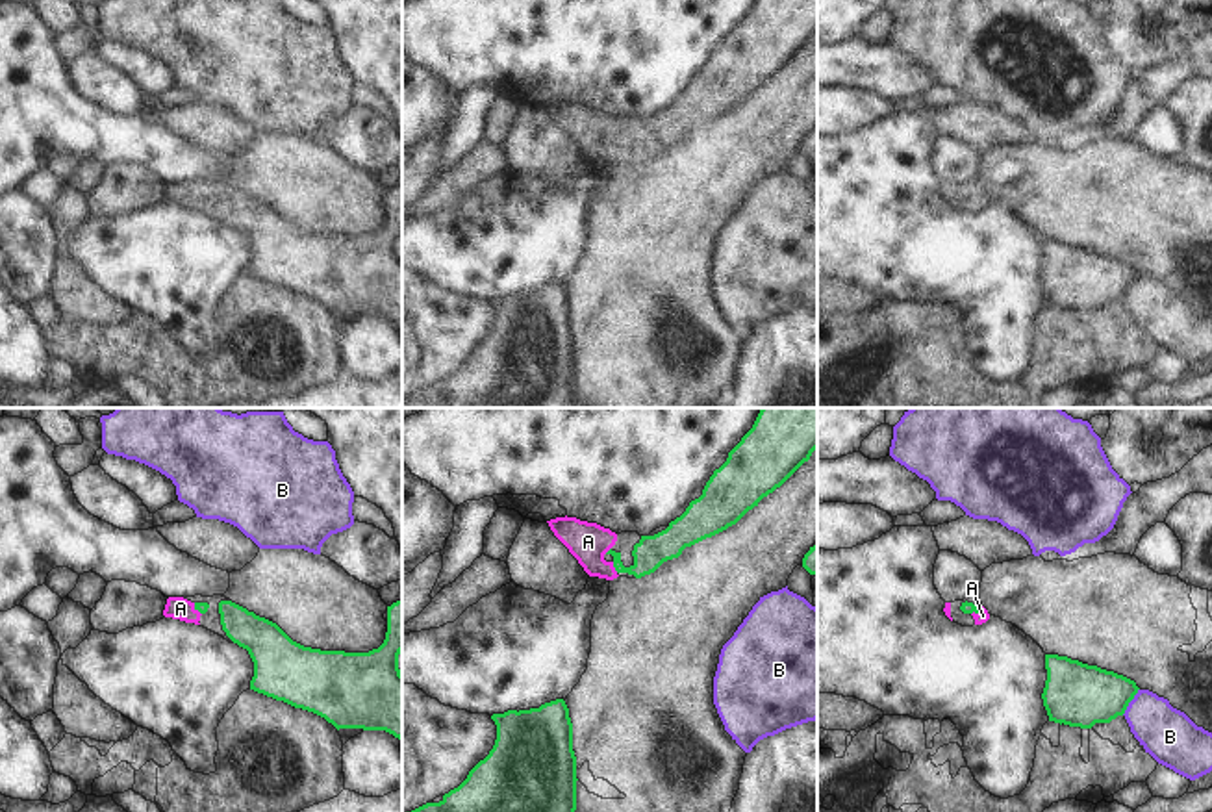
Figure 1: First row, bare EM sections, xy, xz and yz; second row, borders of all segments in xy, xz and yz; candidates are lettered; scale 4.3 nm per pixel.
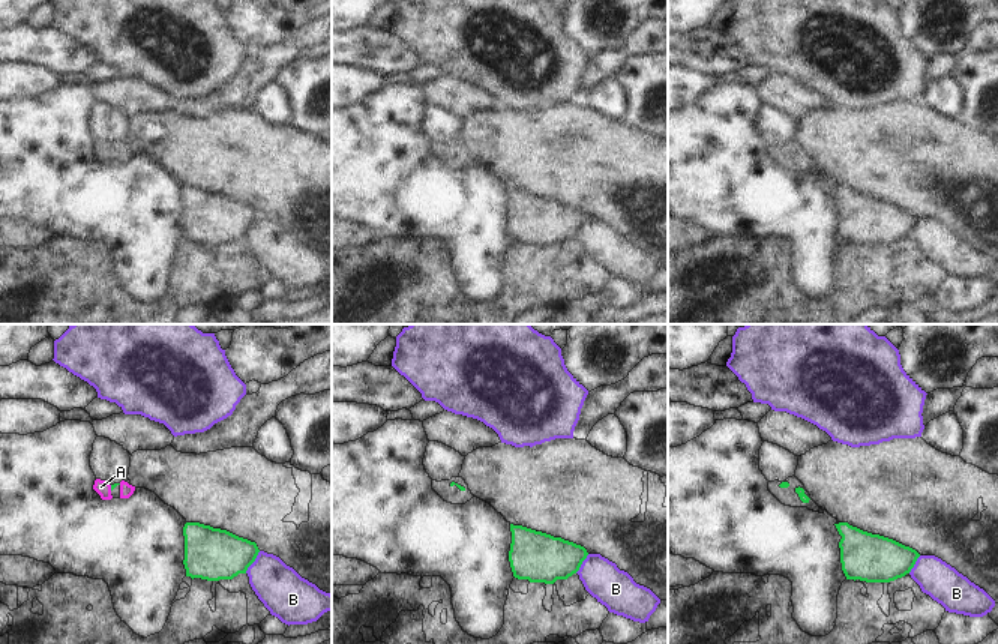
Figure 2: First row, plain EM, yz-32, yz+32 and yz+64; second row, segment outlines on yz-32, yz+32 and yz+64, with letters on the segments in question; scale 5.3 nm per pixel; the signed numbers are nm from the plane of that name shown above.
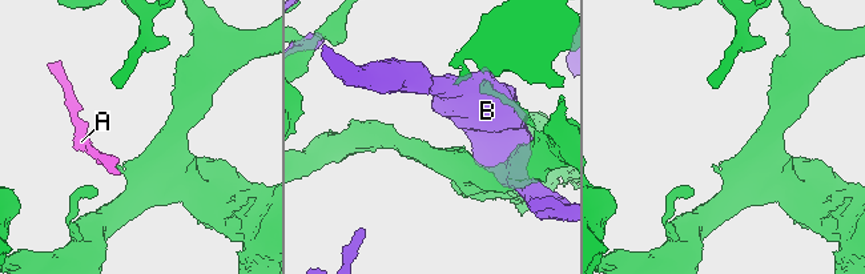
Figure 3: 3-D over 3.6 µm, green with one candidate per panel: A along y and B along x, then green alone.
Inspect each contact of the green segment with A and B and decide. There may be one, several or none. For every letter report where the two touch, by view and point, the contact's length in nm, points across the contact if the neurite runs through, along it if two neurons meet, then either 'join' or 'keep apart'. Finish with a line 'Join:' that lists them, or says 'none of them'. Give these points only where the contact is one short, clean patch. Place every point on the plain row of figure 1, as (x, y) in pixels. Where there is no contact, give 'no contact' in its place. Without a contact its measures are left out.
A: contact xz (614, 151); length 50 nm; way xz (651, 136), (632, 154), (614, 151), (605, 151), (588, 126); join
B: contact yz (1131, 284); length 140 nm; keep apart
Join: A

